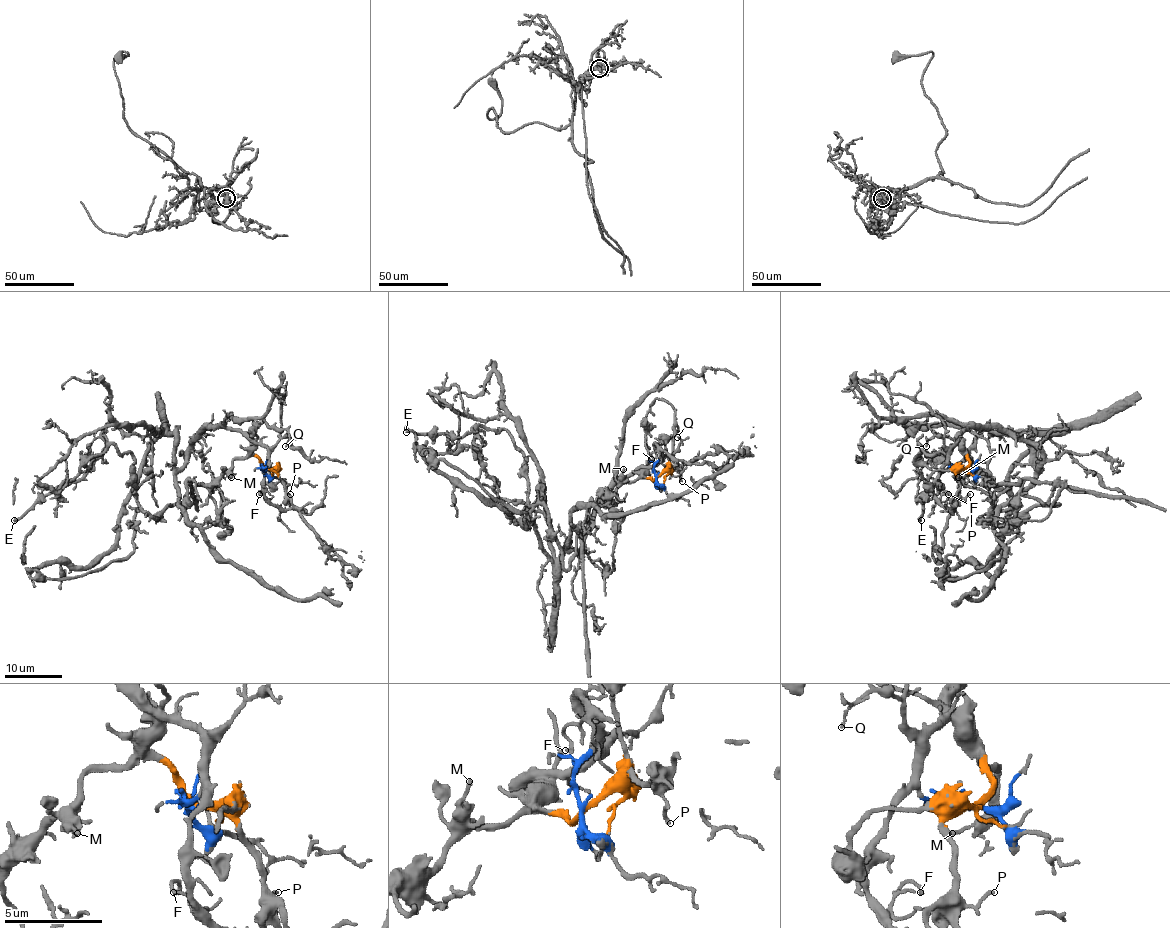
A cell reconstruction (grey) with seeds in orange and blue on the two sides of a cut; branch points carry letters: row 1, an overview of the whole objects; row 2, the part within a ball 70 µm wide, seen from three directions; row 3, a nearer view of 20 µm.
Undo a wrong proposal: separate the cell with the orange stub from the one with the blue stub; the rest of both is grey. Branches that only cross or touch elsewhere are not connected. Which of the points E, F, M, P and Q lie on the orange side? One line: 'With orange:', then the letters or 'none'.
With orange: E, M, P

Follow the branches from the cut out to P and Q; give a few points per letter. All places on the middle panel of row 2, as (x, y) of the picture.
P: (656, 476), (669, 467), (676, 470), (682, 481)
Q: (656, 476), (654, 466), (675, 451), (681, 441), (678, 437)

